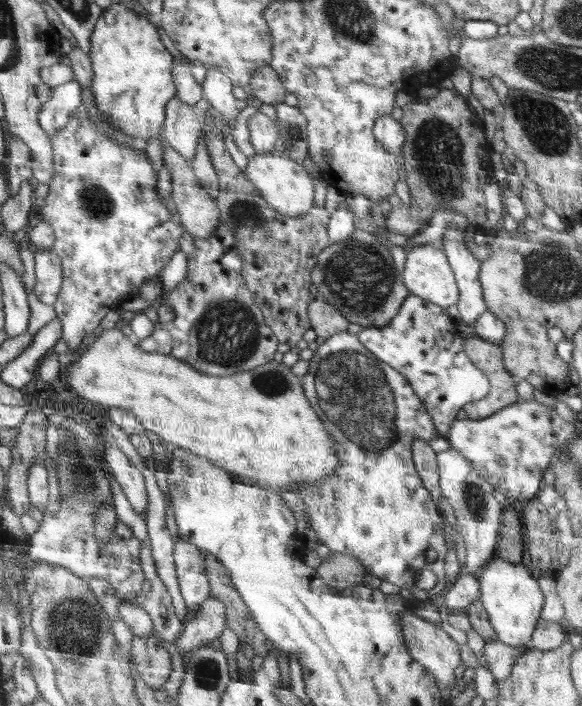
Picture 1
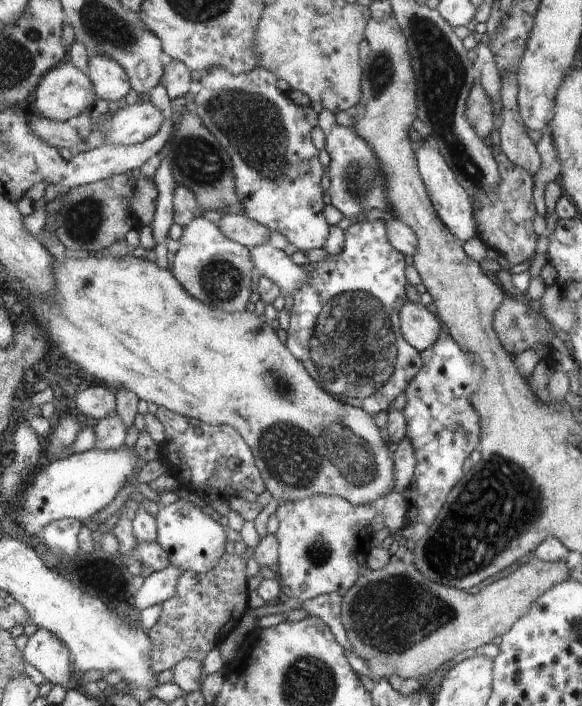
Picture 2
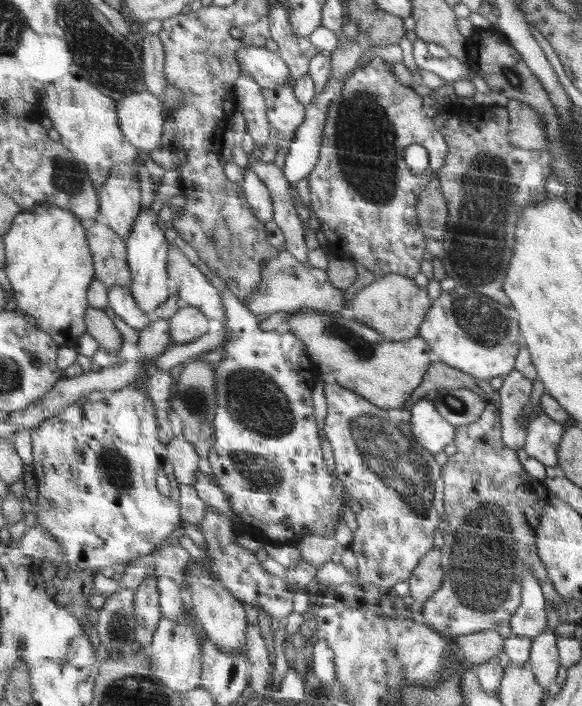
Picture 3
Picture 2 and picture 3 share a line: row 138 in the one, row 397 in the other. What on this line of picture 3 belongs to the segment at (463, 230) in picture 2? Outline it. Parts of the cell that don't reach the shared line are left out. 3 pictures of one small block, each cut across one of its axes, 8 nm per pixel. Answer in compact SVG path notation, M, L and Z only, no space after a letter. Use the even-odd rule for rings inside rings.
M430 397L418 399L410 408L412 432L432 454L442 452L455 439L455 426L442 418Z

